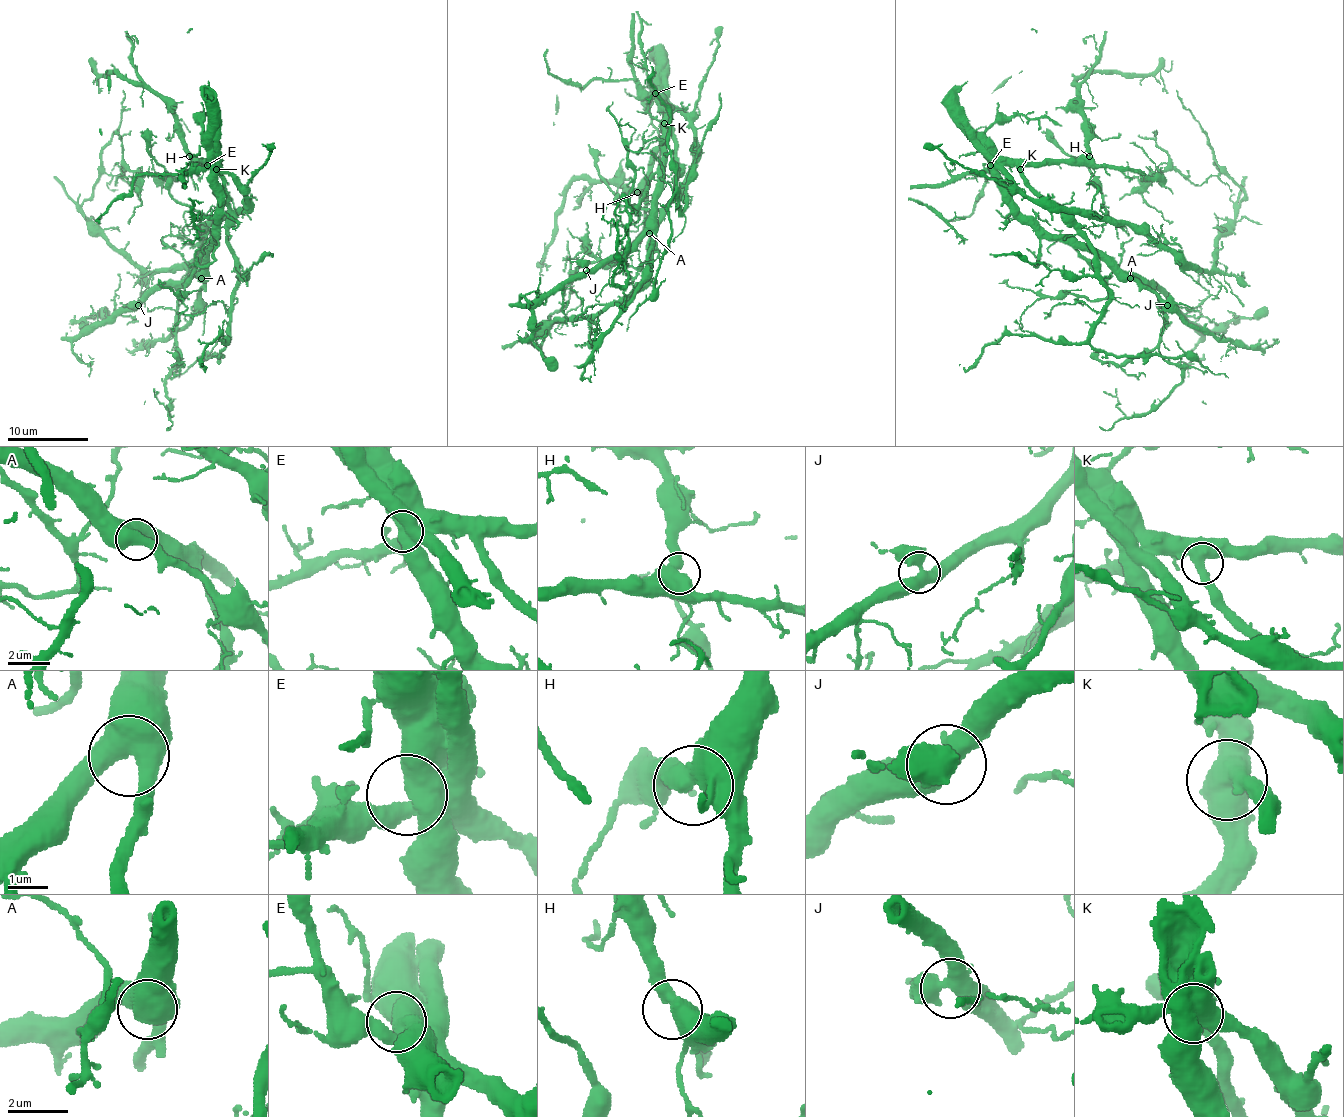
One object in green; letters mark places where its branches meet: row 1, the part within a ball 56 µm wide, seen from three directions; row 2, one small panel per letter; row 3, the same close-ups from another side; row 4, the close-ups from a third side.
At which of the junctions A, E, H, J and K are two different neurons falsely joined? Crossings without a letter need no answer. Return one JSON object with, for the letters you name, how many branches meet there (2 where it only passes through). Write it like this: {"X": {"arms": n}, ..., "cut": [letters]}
{"cut": []}

